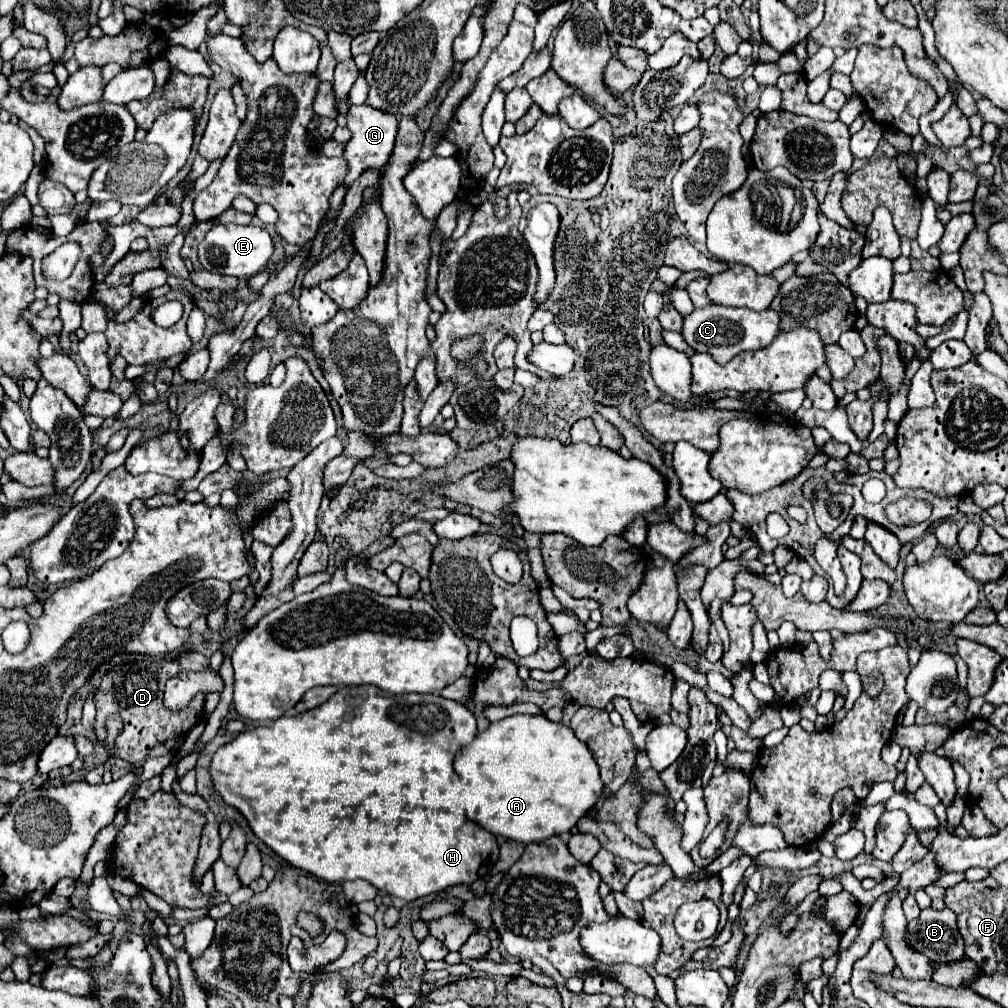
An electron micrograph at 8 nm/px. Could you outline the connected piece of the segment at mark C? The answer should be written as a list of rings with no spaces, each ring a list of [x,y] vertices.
[[[713,305],[705,309],[695,309],[691,315],[687,315],[683,323],[683,335],[695,351],[711,353],[715,361],[727,363],[741,351],[757,351],[757,349],[769,347],[775,335],[779,335],[781,331],[779,323],[781,323],[779,313],[773,309],[757,313],[751,309],[733,309],[733,307]]]

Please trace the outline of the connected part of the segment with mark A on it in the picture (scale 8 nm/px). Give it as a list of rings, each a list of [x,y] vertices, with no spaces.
[[[513,715],[491,723],[487,731],[479,733],[473,743],[457,753],[455,769],[463,783],[467,817],[491,831],[495,837],[519,843],[539,843],[553,835],[569,833],[579,819],[591,813],[597,797],[605,789],[587,743],[577,739],[571,727],[553,723],[545,715]]]

